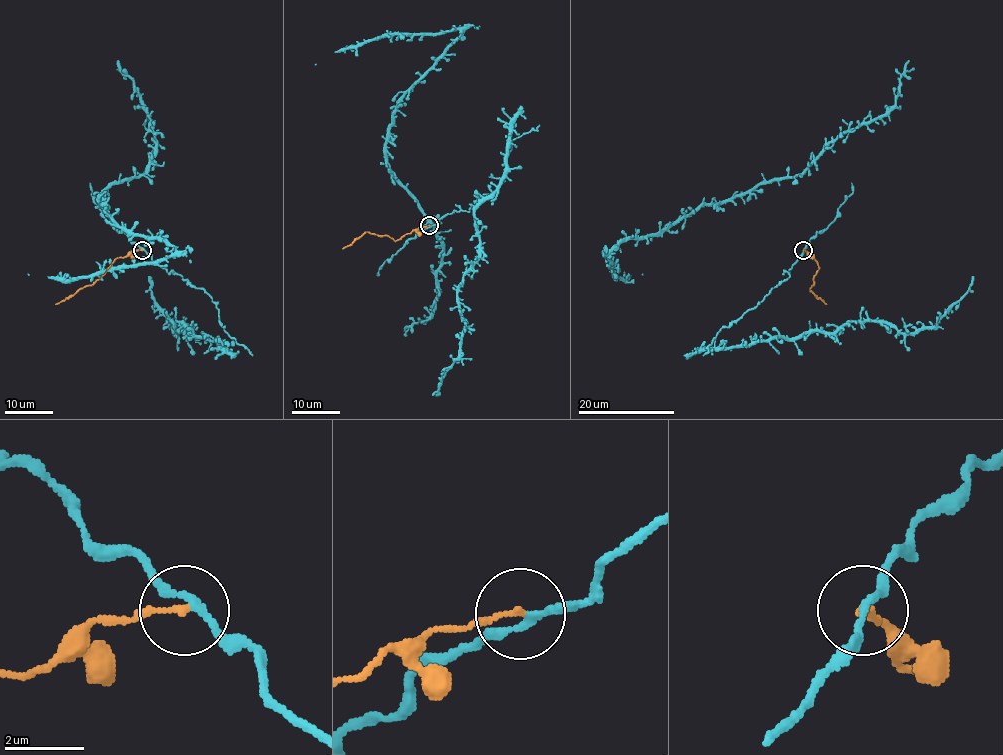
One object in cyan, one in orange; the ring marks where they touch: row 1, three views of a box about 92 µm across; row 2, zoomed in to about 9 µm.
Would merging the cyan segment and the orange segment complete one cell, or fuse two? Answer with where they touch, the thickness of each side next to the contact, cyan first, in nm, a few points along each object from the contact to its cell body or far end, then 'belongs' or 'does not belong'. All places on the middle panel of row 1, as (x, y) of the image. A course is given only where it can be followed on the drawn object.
place (429, 225); calibres 170 and 140 nm; course cyan (430, 225), (490, 194), (523, 134), (512, 131), (501, 184), (475, 211), (460, 353), (435, 394); course orange (429, 225), (405, 234), (396, 241), (366, 231), (342, 248); does not belong

